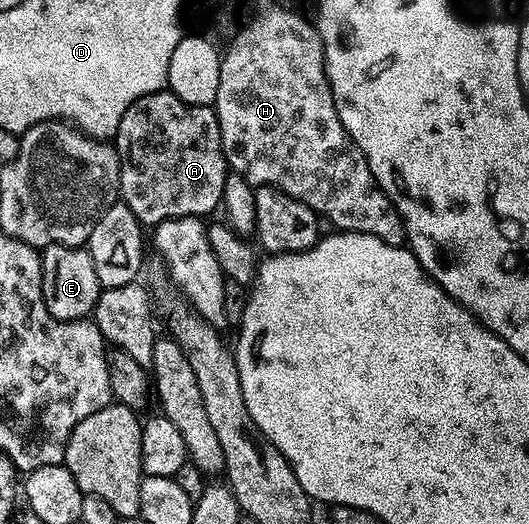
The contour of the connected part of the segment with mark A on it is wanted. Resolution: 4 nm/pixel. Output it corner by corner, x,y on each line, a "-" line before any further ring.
171,91
140,97
122,115
114,144
120,156
119,200
134,211
141,226
155,227
175,217
203,218
204,213
223,202
224,184
230,170
224,158
218,115
212,105
187,105

